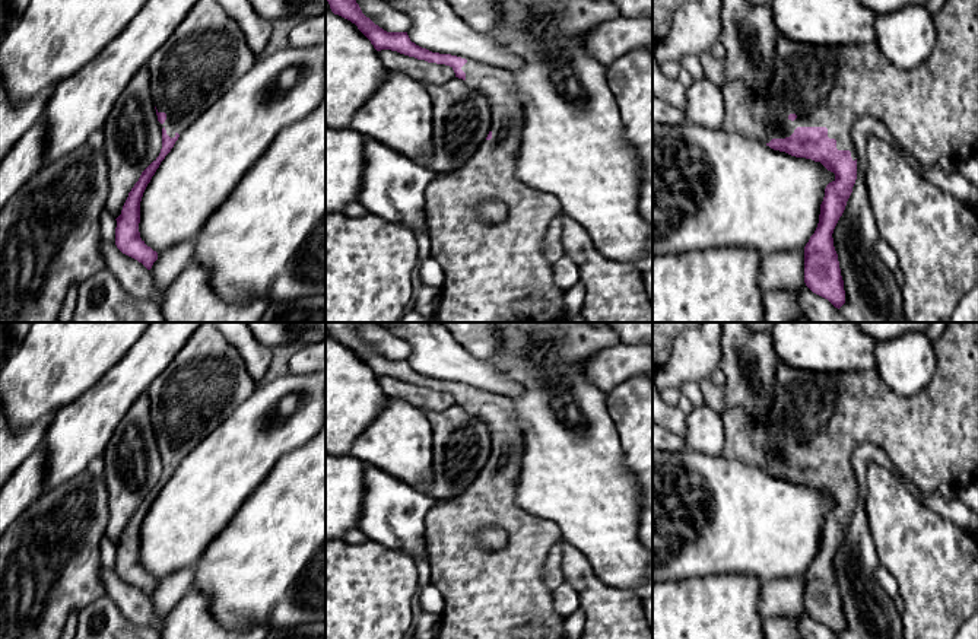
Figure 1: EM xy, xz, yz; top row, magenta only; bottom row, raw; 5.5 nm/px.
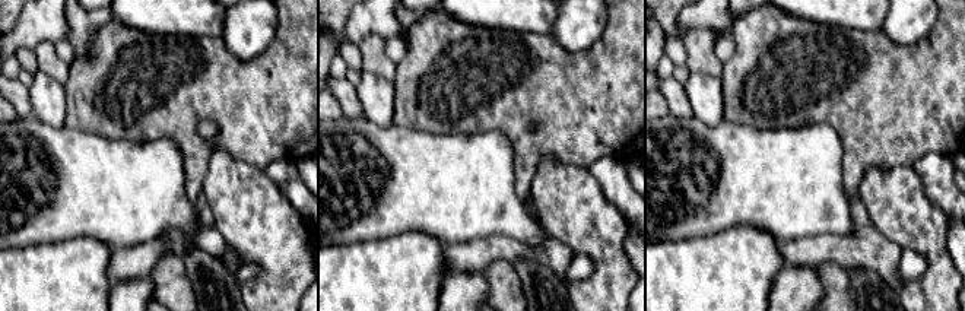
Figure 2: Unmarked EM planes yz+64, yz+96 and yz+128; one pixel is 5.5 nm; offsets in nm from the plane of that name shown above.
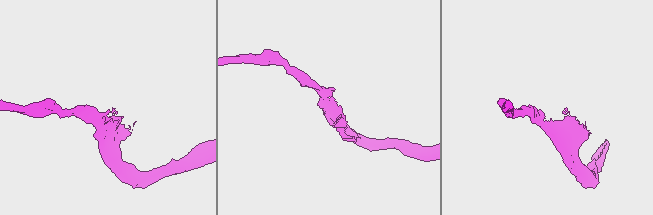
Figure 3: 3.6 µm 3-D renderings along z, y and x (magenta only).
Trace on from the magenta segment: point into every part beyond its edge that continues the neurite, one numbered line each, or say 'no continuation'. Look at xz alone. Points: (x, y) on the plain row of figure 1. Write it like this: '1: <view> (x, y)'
1: xz (488, 594)

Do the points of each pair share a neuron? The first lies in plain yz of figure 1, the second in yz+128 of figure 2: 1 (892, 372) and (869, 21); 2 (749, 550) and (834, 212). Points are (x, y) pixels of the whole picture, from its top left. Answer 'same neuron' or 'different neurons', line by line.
1: different neurons
2: same neuron

